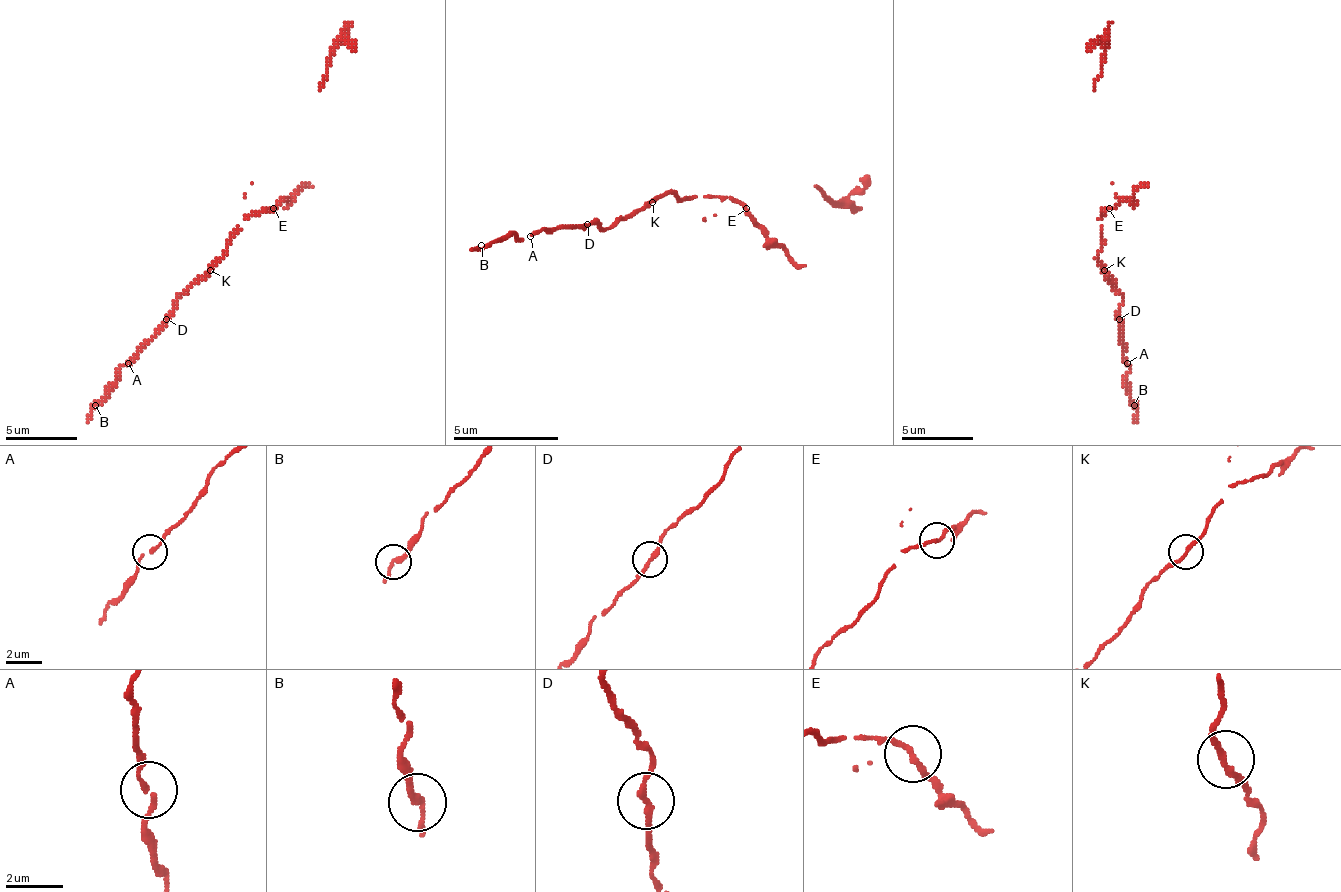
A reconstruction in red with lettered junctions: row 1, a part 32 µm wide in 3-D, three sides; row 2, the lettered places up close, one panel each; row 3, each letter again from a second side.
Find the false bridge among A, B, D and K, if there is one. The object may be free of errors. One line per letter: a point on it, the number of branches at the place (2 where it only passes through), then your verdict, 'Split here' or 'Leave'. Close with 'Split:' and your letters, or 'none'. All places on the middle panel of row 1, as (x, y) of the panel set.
A: Place: (530, 236). Branches: 2. Leave
B: Place: (481, 245). Branches: 2. Leave
D: Place: (587, 224). Branches: 2. Leave
K: Place: (652, 202). Branches: 2. Split here
Split: K

